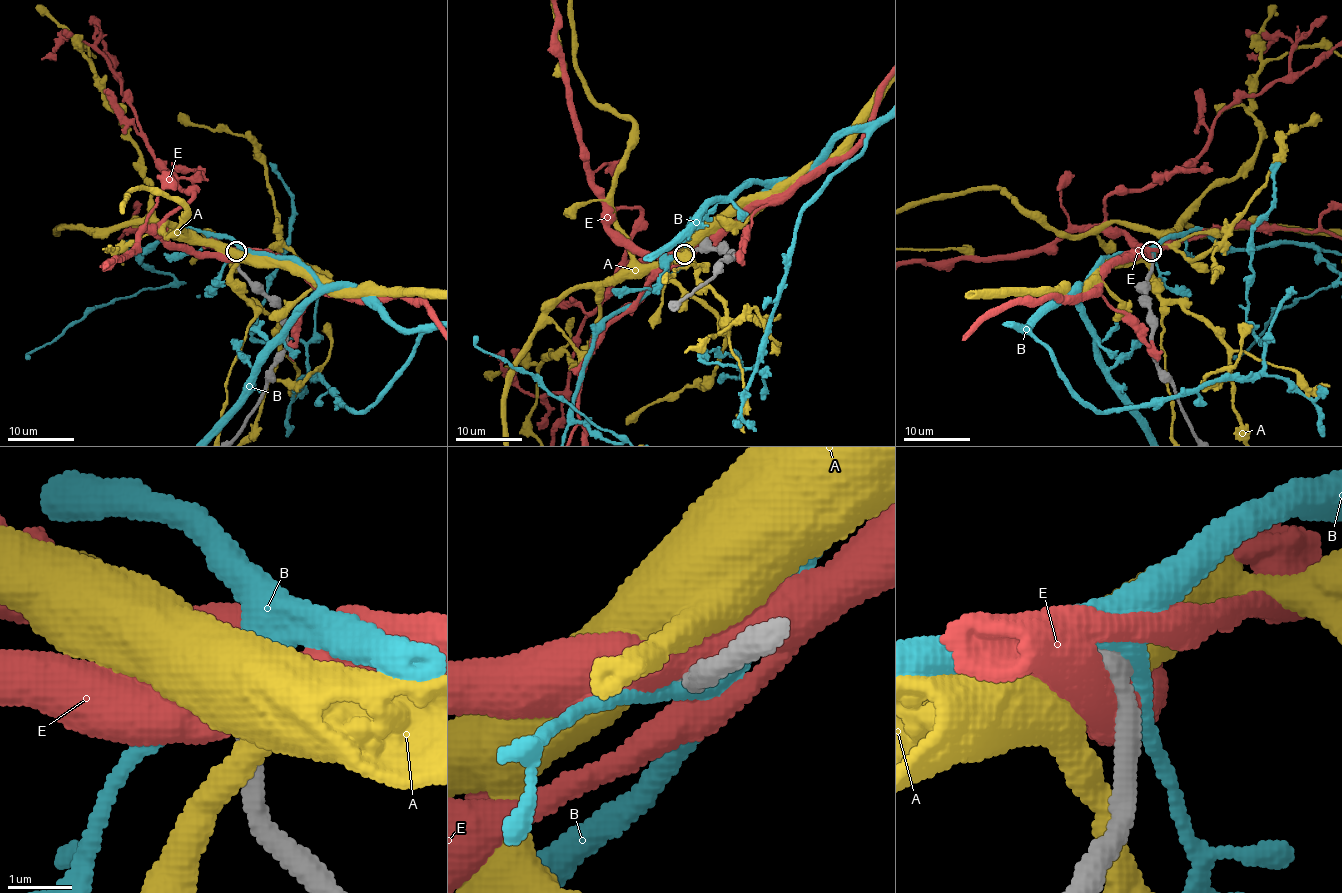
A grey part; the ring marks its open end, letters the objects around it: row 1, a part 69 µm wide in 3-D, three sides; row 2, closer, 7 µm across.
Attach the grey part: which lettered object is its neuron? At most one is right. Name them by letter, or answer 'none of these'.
none of these

